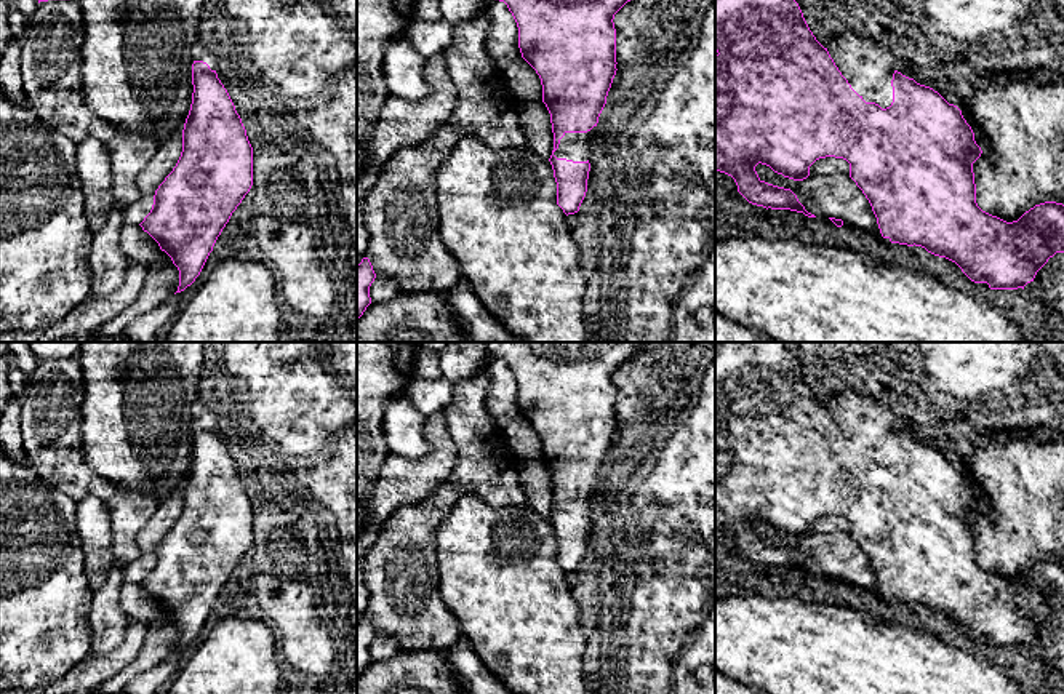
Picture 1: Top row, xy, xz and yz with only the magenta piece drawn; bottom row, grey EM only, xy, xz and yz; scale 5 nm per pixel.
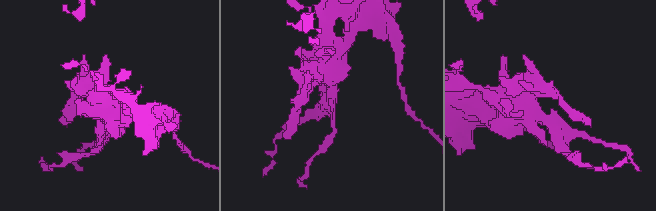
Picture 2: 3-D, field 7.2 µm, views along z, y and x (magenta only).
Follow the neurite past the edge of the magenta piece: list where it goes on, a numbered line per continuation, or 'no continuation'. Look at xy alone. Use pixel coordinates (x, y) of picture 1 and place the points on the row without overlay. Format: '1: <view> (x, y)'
1: xy (207, 414)

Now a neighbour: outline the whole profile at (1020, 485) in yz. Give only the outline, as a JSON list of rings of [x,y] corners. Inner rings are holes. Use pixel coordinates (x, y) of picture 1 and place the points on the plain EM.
[[[1064,440],[990,441],[962,473],[982,509],[973,521],[982,569],[1013,580],[1035,563],[1064,563]]]

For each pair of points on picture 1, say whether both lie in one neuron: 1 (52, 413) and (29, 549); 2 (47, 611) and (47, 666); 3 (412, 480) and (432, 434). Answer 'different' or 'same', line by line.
1: different
2: same
3: same

